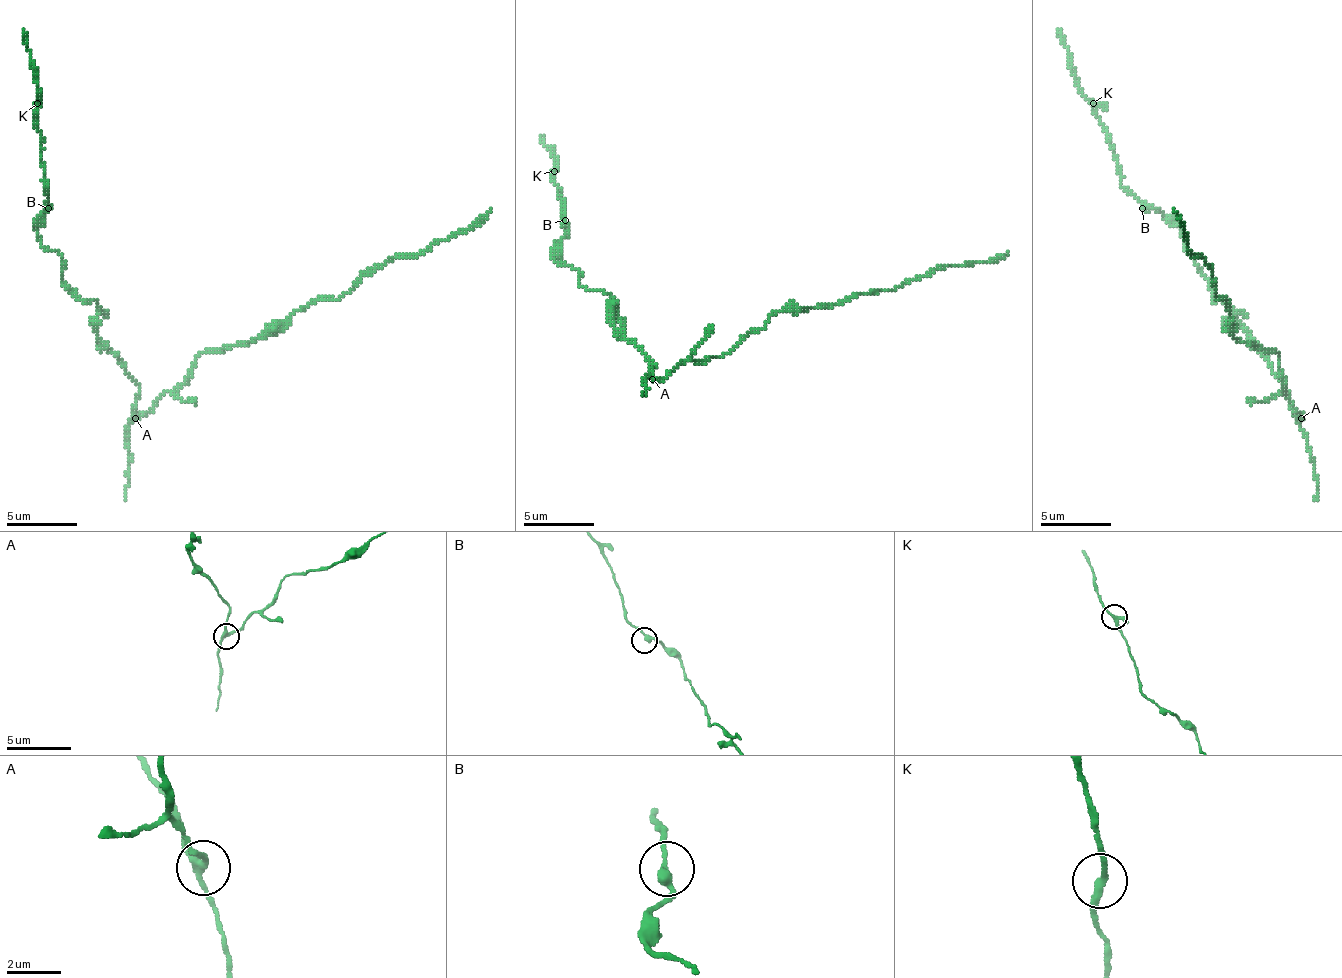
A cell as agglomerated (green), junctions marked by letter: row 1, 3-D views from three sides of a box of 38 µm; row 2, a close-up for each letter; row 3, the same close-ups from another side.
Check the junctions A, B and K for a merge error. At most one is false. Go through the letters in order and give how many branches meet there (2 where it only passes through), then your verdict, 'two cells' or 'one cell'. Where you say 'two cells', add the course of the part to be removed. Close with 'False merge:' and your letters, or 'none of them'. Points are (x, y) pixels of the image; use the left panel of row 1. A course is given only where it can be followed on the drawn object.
A: branches 3; two cells; course (136, 419), (174, 391), (203, 352), (273, 335), (315, 303), (340, 300), (389, 261), (466, 233), (491, 208)
B: branches 2; one cell
K: branches 2; one cell
False merge: A

